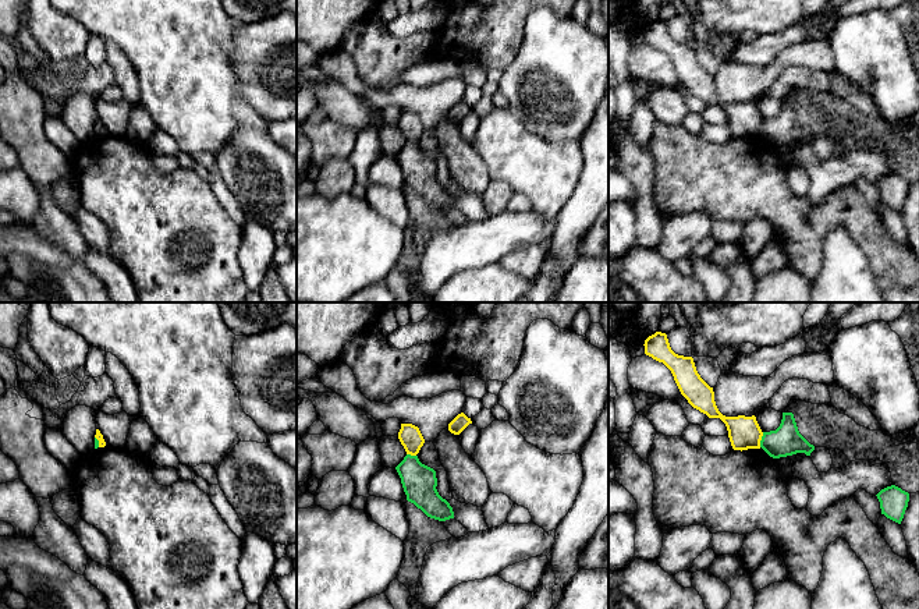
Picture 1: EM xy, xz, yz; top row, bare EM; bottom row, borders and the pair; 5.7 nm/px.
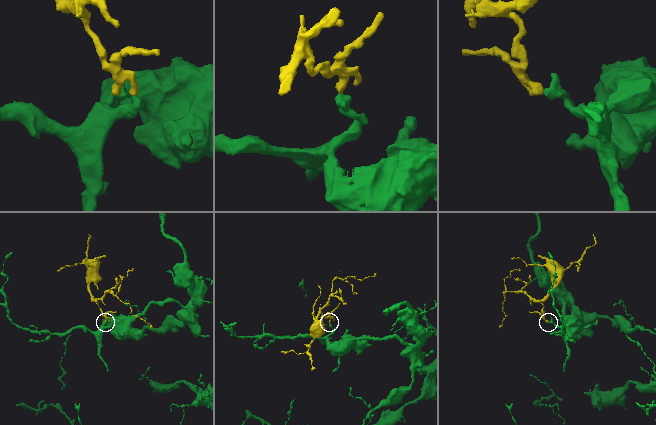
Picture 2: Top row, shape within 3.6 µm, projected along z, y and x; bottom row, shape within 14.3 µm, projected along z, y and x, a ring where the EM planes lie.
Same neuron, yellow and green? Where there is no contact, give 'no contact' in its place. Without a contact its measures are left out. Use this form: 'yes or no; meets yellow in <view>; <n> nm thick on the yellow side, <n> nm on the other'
no; meets yellow in yz; 190 nm thick on the yellow side, 180 nm on the other

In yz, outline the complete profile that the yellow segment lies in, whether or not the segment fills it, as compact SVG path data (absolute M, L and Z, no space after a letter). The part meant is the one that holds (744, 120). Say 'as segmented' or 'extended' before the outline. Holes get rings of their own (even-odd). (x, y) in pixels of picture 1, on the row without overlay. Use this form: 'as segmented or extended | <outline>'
as segmented | M656 20L645 28L645 42L663 50L673 61L681 82L688 91L709 106L720 106L728 118L734 138L760 137L763 120L756 105L725 105L714 89L714 79L698 61L693 46L675 42L667 22Z

